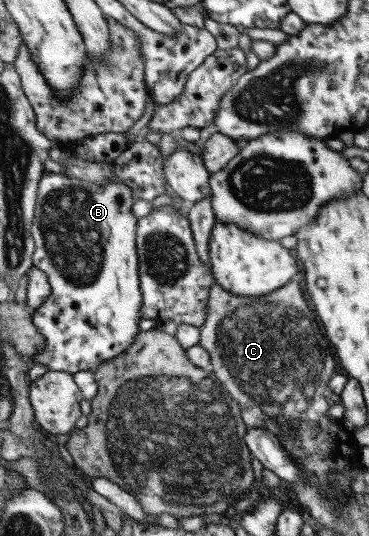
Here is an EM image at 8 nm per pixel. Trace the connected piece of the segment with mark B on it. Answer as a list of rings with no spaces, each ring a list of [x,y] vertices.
[[[45,171],[33,222],[36,245],[33,264],[48,276],[51,295],[40,309],[32,312],[33,323],[47,338],[47,343],[42,352],[30,359],[31,363],[76,375],[80,371],[98,370],[103,362],[125,354],[137,342],[144,296],[137,246],[139,218],[133,213],[135,201],[133,188],[120,182],[118,177],[106,182],[89,182]]]

